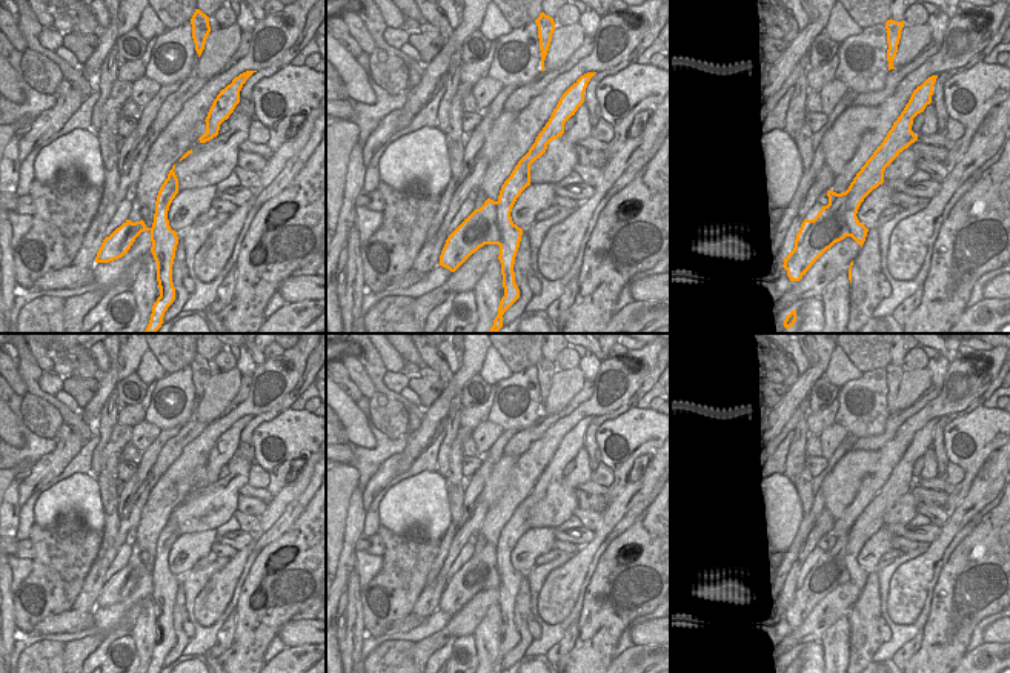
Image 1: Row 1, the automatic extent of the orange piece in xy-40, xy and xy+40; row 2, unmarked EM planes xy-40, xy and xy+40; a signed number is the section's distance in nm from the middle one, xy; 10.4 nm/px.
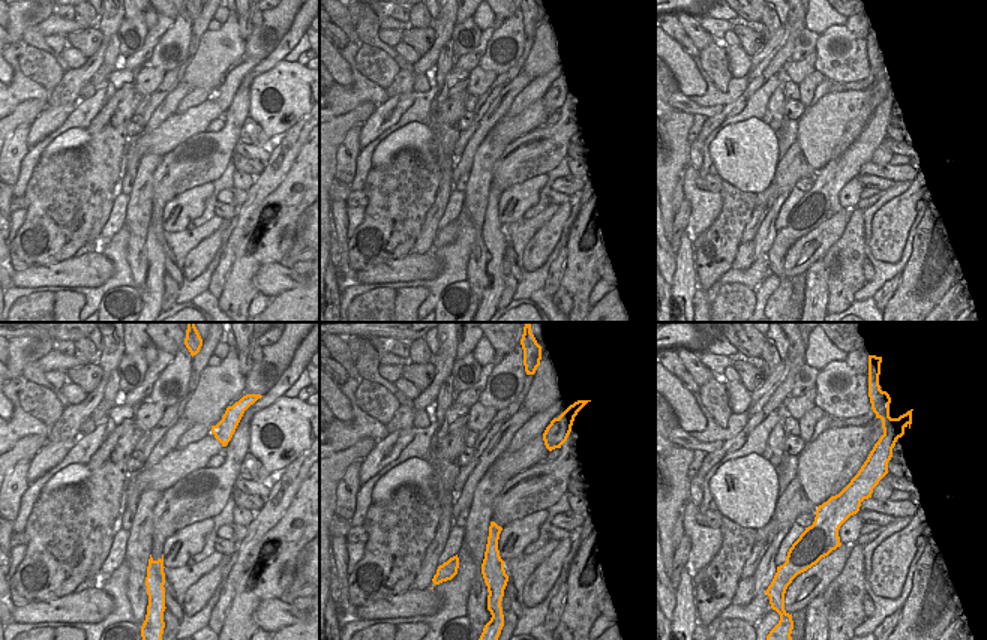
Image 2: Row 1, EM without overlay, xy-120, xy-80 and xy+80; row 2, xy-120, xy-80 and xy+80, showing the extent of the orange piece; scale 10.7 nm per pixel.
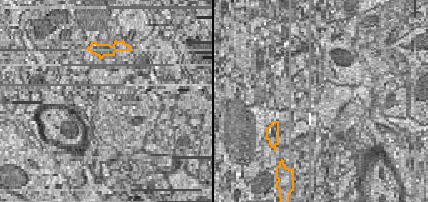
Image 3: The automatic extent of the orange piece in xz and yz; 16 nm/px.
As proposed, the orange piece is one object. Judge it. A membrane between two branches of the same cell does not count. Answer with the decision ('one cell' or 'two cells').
two cells

